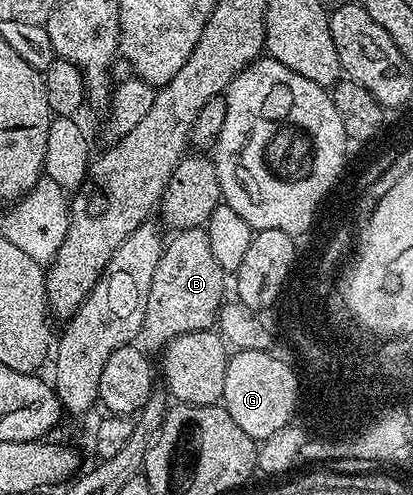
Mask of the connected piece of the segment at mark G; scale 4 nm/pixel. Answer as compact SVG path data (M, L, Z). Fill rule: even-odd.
M238 350L229 359L226 382L223 385L222 404L247 435L254 441L264 442L279 429L289 427L299 395L299 383L292 367L261 350Z

